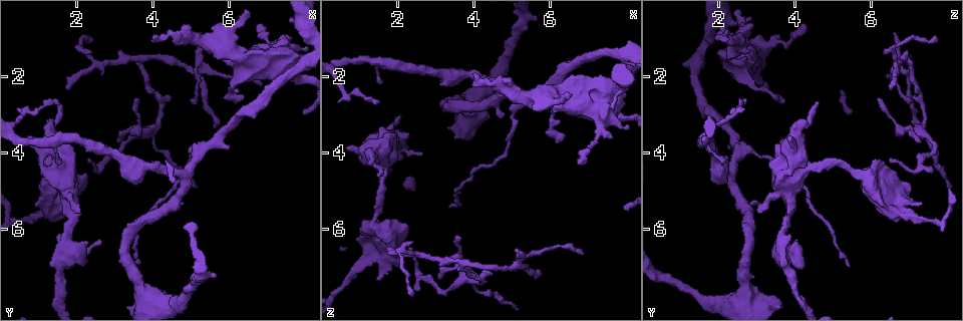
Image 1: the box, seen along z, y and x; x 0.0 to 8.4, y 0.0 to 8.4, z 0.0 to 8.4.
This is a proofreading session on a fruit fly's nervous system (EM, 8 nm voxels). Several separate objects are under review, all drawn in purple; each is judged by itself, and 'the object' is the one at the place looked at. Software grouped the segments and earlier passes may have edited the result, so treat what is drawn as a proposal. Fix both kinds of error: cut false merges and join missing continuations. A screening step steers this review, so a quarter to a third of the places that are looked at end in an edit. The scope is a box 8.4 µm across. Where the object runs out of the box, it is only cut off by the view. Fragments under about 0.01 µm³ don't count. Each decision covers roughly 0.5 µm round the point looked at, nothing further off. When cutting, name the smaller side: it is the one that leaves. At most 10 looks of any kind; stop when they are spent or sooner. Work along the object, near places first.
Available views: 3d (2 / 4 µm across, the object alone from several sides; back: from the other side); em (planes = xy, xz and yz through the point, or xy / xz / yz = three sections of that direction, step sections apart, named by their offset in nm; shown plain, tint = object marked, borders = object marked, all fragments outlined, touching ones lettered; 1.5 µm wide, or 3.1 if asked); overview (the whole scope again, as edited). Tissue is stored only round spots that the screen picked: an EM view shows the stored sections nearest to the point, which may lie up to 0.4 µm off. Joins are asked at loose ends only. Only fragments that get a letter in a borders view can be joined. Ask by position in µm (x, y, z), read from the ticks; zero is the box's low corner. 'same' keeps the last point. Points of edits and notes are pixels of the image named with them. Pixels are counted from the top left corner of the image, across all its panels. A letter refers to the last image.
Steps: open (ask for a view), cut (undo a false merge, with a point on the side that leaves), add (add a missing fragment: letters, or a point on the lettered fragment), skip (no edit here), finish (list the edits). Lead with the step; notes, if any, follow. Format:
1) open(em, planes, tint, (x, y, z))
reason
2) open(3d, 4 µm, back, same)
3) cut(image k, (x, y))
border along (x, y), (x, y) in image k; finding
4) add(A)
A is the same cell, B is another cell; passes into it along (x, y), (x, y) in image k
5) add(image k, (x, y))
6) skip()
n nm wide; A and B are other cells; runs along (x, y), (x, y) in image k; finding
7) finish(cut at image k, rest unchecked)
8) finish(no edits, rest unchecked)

open(em, planes, borders, (0.65, 3.65, 3.95))
an open end

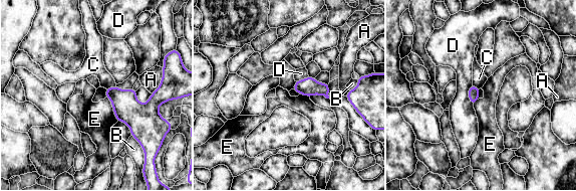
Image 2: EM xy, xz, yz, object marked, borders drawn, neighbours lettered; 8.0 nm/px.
skip()
E touches over 220 nm; A, B, C, D and E are other cells; border along (106, 97), (117, 121) in image 2; no lettered fragment goes on from it

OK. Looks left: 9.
open(3d, 4 µm, (1.40, 4.50, 5.75))
abrupt turn

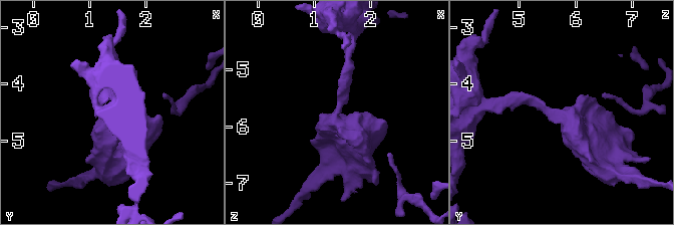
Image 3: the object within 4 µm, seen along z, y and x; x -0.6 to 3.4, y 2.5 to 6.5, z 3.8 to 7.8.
open(em, planes, tint, (1.40, 4.55, 5.80))

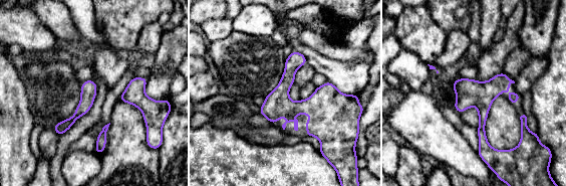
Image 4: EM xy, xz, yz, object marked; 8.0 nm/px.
open(em, planes, borders, same)

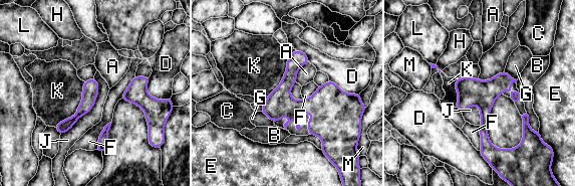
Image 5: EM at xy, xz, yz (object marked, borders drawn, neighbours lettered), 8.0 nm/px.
skip()
130 nm wide; A, B, C, D, E, F, G, H, J, K, L and M are other cells; border along (94, 77), (93, 107), (60, 135) in image 5; one neuron here

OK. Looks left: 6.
open(3d, 2 µm, (3.90, 1.10, 2.25))
free end

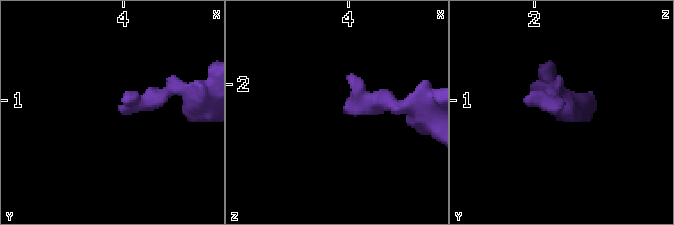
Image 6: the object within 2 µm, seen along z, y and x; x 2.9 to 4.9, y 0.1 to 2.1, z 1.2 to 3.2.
open(em, xy, step 4, tint, (3.98, 1.10, 2.24))
shape alone is not enough

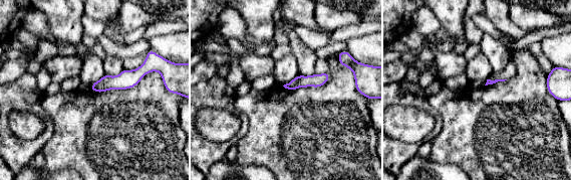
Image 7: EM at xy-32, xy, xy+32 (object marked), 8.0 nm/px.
open(em, xy, step 4, borders, same)

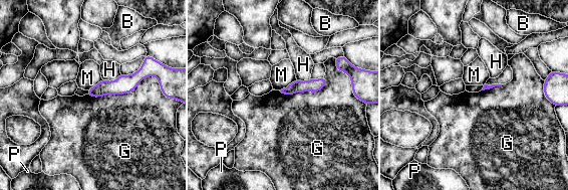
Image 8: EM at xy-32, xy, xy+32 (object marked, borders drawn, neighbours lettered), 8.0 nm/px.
skip()
B, G, H, M and P are other cells; border along (160, 84), (87, 94) in image 8; none of them fits

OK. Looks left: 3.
open(em, planes, borders, (6.75, 0.65, 4.25))
free end

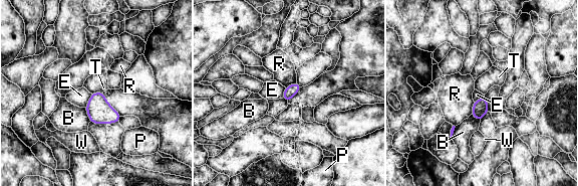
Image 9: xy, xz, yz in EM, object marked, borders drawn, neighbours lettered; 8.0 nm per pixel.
skip()
B, E, P, R, T and W are other cells; border along (102, 91), (91, 94) in image 9; none of them fits

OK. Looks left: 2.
finish(no edits, rest unchecked)

